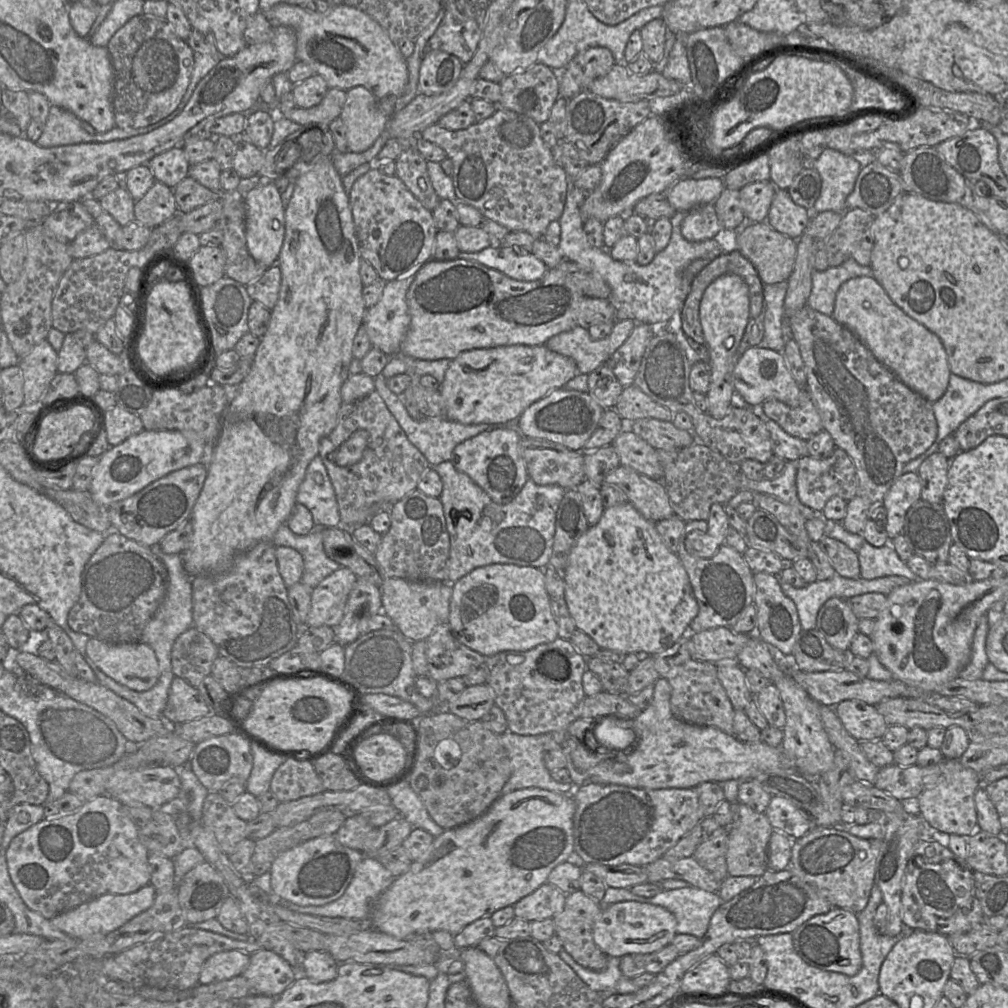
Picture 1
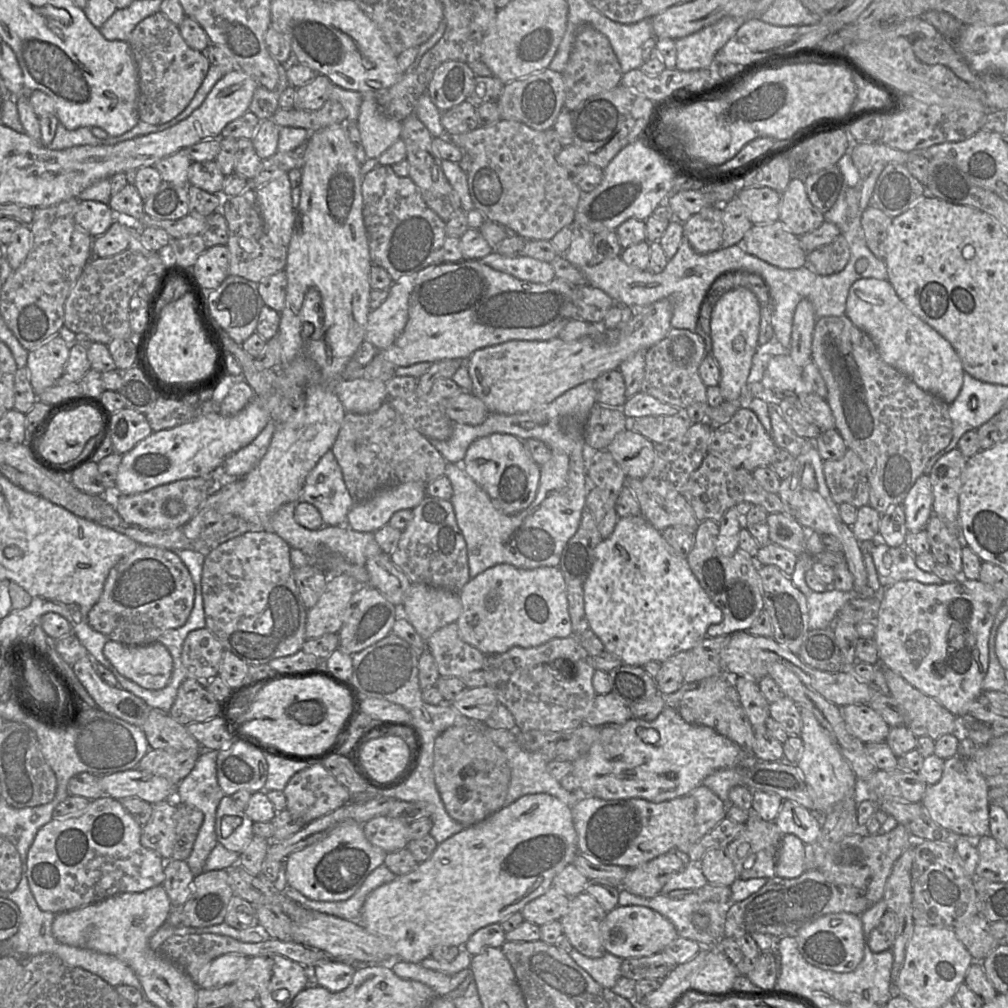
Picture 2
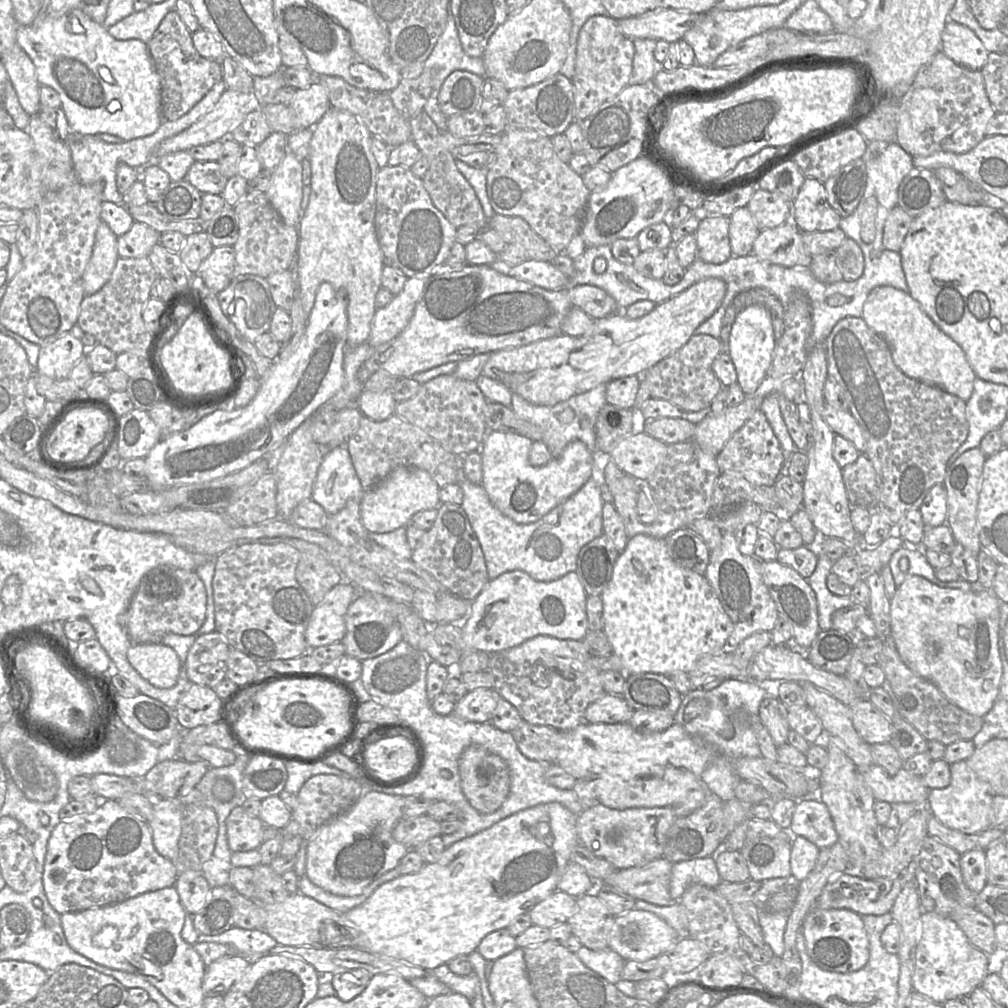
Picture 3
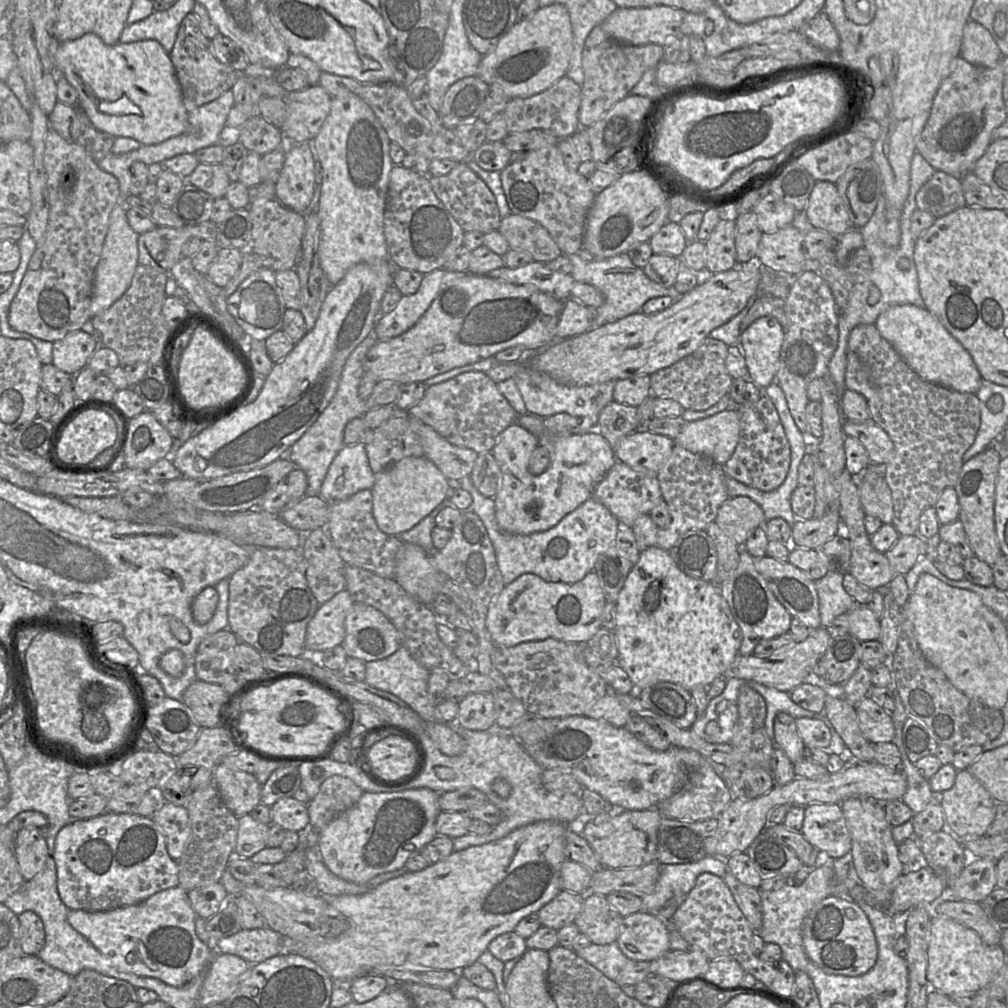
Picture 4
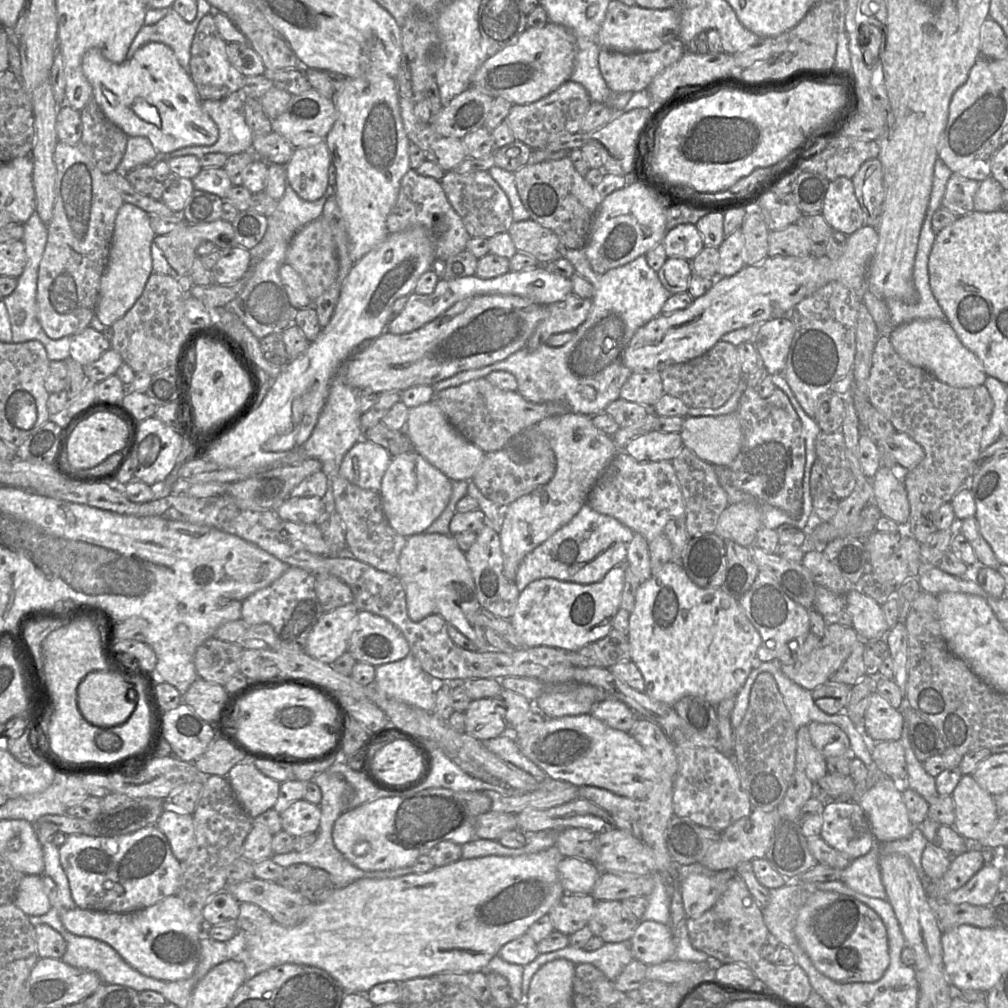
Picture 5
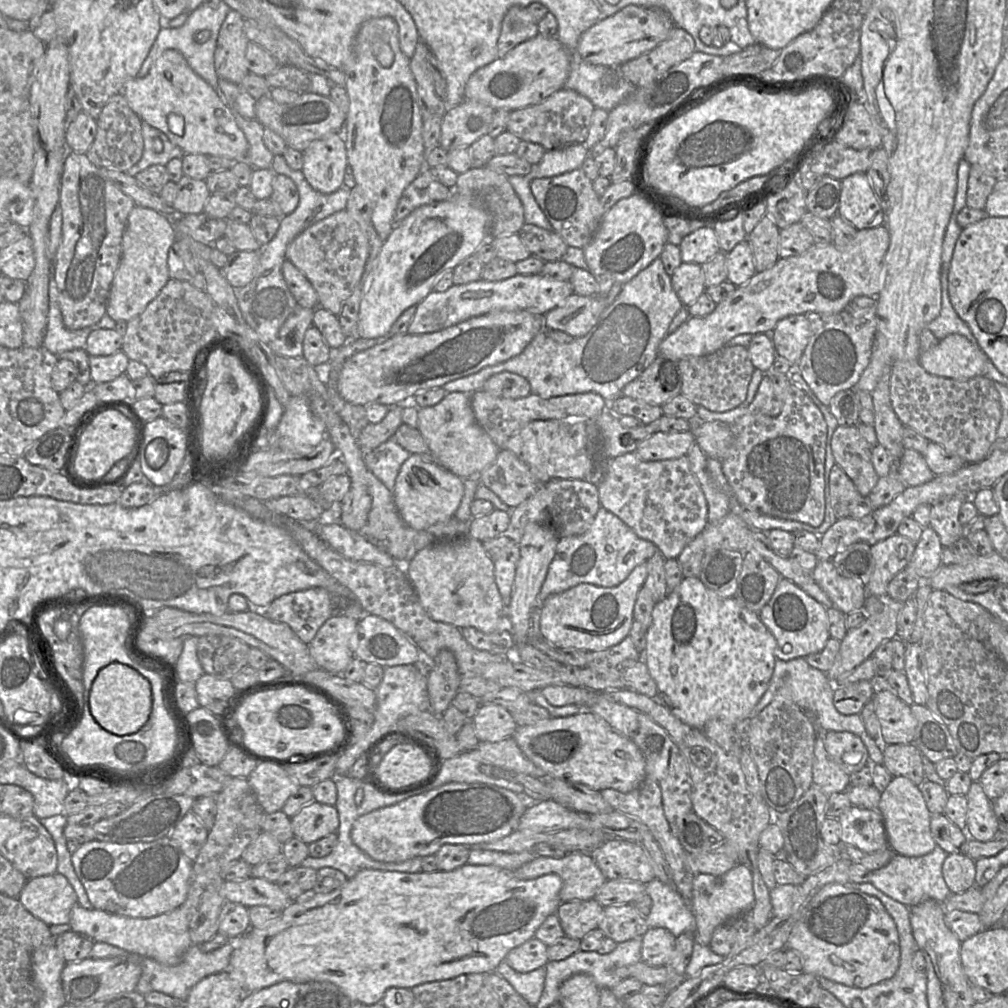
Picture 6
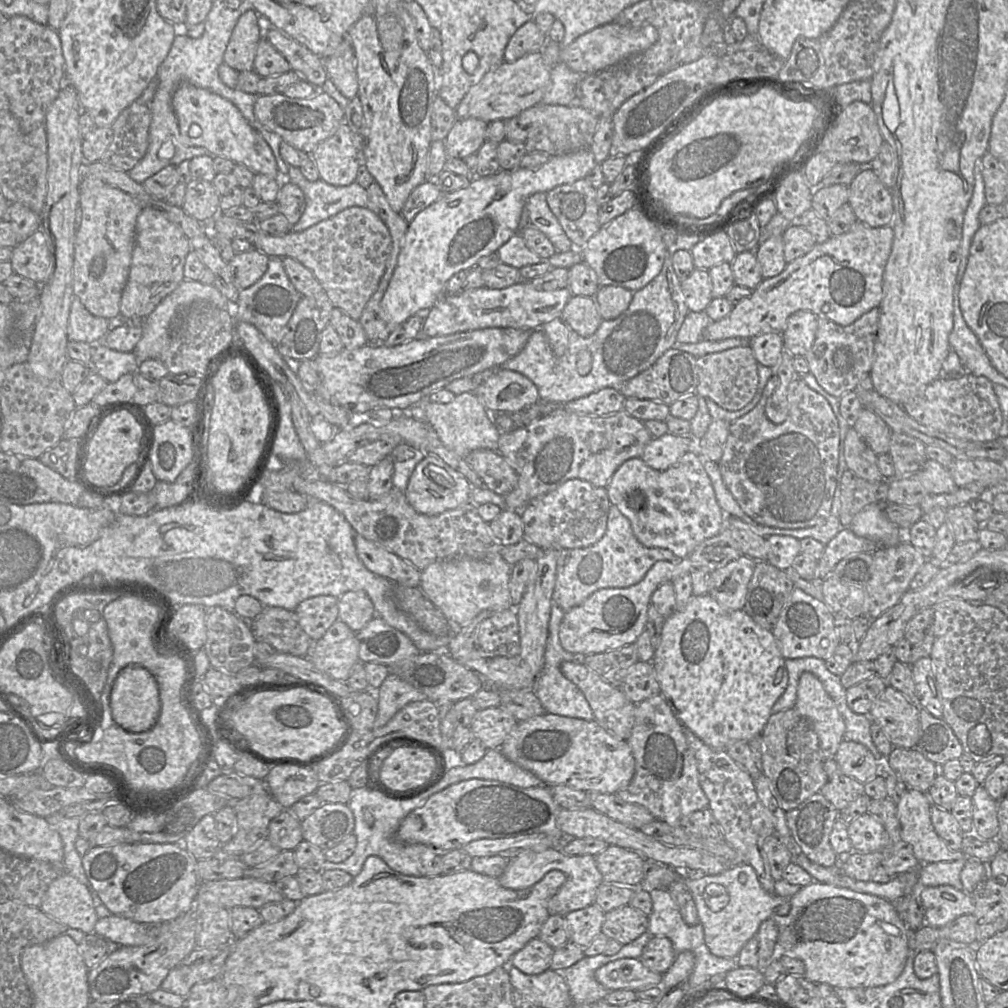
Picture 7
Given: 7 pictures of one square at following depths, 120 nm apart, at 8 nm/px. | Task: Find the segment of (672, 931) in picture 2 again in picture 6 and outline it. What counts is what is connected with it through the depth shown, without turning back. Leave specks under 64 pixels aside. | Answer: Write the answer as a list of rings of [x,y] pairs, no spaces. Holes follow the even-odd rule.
[[[649,928],[641,937],[641,961],[651,966],[667,965],[672,958],[676,936],[666,928]]]

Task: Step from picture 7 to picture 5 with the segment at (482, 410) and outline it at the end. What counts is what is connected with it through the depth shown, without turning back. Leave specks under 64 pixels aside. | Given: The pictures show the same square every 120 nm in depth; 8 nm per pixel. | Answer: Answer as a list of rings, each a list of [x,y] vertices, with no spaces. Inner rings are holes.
[[[433,400],[409,409],[404,431],[412,443],[412,450],[422,455],[451,481],[472,479],[485,456],[479,447],[467,441],[450,424],[441,408]]]

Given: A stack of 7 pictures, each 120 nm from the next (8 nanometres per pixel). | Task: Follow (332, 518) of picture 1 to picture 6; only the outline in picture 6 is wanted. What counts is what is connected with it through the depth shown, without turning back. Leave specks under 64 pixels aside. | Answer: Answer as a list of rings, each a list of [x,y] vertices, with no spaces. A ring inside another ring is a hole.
[[[389,439],[373,450],[363,451],[363,460],[372,474],[392,492],[399,470],[410,455],[394,439]]]

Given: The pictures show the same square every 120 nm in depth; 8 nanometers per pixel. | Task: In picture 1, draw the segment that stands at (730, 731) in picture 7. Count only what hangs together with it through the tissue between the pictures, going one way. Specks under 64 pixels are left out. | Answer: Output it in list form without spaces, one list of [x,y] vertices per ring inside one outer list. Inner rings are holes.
[[[629,502],[604,509],[598,523],[590,526],[573,548],[563,579],[565,600],[576,628],[589,635],[600,648],[623,655],[649,656],[671,647],[686,637],[690,623],[699,611],[680,559],[666,547],[654,523]]]

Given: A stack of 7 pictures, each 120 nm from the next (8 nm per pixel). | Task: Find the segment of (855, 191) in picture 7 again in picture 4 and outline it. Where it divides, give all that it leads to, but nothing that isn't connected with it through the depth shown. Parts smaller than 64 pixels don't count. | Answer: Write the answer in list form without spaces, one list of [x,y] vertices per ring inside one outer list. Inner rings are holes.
[[[816,181],[804,211],[813,226],[834,236],[855,228],[835,183]]]

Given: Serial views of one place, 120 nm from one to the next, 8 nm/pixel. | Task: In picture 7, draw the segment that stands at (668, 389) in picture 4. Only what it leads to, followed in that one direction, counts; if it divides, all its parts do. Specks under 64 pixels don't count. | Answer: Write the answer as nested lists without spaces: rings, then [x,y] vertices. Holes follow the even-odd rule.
[[[750,346],[736,347],[696,357],[698,385],[695,395],[711,399],[725,410],[738,411],[753,399],[757,391],[758,365]]]

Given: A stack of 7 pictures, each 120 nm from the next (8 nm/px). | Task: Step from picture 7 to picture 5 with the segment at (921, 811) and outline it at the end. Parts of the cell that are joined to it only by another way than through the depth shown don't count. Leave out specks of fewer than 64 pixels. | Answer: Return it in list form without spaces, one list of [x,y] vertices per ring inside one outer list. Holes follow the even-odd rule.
[[[882,777],[858,799],[858,805],[880,843],[908,838],[916,827],[909,819],[903,790],[891,778]]]

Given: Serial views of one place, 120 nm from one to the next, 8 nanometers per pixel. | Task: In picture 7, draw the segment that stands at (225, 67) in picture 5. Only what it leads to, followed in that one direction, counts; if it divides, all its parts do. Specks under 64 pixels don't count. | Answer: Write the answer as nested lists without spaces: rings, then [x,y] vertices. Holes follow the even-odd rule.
[[[253,9],[245,11],[233,29],[223,63],[238,72],[254,70],[256,50],[263,31],[263,18]]]

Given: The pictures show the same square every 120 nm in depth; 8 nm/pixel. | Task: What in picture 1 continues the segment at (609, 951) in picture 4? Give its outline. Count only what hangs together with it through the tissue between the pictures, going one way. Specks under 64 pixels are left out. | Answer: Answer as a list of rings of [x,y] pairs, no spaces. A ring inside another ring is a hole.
[[[565,950],[558,953],[559,957],[567,963],[582,981],[592,990],[605,994],[614,994],[618,981],[623,977],[620,970],[621,958],[609,957],[606,968],[595,972],[578,964]]]

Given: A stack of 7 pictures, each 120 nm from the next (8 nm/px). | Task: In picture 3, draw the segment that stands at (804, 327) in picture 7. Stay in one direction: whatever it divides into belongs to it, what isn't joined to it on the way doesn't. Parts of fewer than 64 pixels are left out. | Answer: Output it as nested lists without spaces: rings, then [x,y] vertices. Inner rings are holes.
[[[751,305],[737,314],[723,351],[730,355],[737,373],[736,383],[746,396],[753,394],[769,375],[775,344],[772,318],[765,308]]]

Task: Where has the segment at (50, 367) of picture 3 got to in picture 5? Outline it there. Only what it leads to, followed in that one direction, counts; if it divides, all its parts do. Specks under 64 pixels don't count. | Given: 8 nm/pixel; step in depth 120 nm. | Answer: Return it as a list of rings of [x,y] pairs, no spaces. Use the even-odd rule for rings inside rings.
[[[88,326],[80,333],[71,336],[69,357],[86,366],[99,359],[110,348],[110,340]]]

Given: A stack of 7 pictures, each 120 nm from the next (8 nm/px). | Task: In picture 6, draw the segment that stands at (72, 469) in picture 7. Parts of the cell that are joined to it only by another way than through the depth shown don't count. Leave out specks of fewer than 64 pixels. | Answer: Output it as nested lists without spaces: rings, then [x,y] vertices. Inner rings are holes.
[[[59,426],[35,440],[23,457],[33,465],[65,475],[71,444],[72,432]]]

